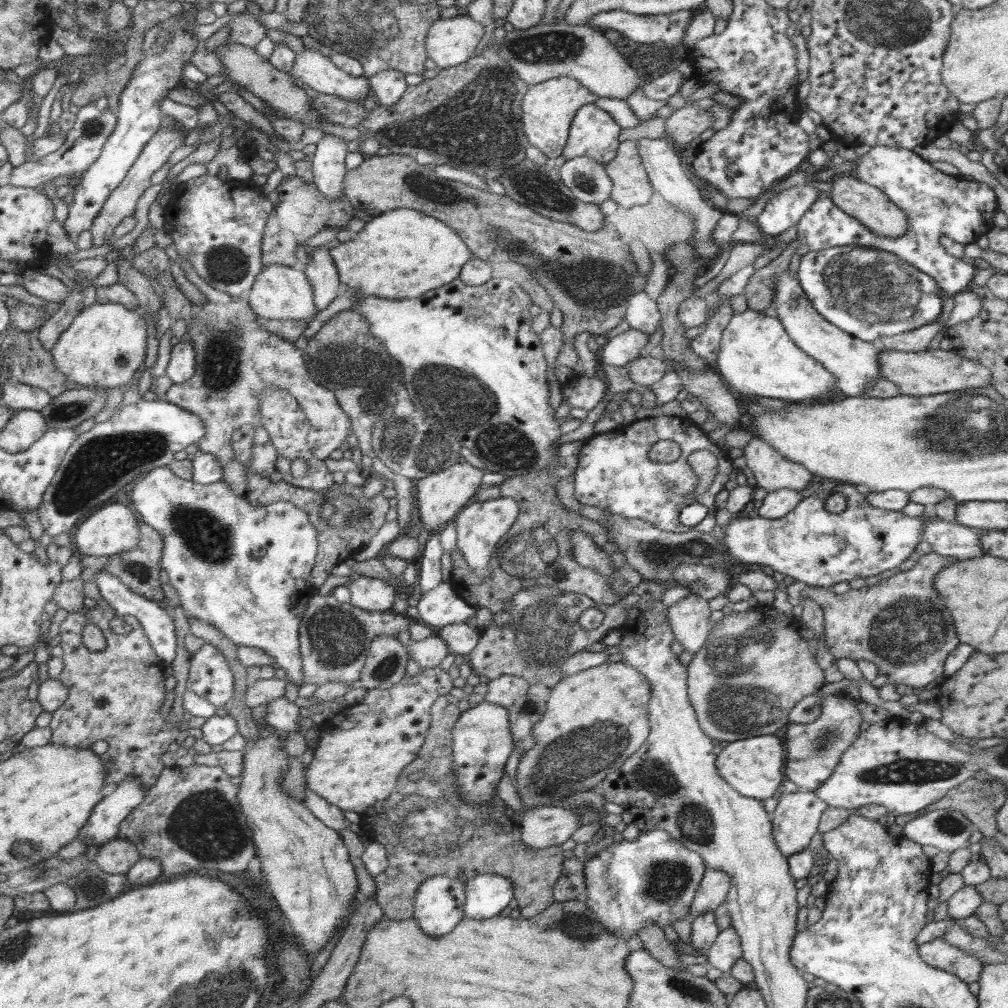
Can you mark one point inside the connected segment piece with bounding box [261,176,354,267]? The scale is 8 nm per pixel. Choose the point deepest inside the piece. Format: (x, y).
(303, 211)

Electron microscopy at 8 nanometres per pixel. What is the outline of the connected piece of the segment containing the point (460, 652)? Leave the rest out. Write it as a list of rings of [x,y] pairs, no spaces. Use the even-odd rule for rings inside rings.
[[[470,622],[447,624],[442,627],[437,636],[447,644],[450,653],[463,659],[474,650],[474,647],[478,646],[481,631],[475,627],[474,623]]]

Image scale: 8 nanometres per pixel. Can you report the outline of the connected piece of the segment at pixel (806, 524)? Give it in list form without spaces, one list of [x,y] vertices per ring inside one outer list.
[[[840,483],[834,488],[835,492],[842,492],[846,496],[846,508],[836,513],[824,508],[824,502],[830,492],[820,489],[814,494],[802,498],[794,510],[790,510],[784,518],[767,519],[760,516],[739,518],[734,516],[728,526],[724,528],[726,552],[732,556],[734,563],[759,564],[770,566],[772,570],[795,581],[810,586],[832,587],[837,582],[846,582],[852,578],[866,578],[880,575],[884,570],[899,567],[916,549],[922,540],[924,531],[924,516],[906,516],[902,511],[878,510],[858,492],[854,485]]]

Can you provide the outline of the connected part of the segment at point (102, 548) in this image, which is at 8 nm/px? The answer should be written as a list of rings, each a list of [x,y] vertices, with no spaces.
[[[108,502],[89,517],[83,519],[71,531],[72,547],[80,552],[82,556],[109,557],[124,551],[132,550],[138,545],[138,520],[132,508]]]

